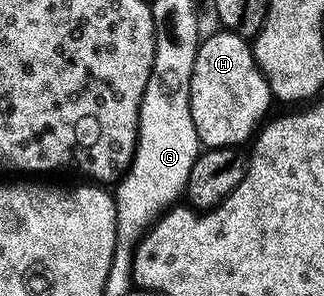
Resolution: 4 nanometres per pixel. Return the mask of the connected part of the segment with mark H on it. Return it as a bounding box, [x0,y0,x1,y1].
[191,29,275,150]

